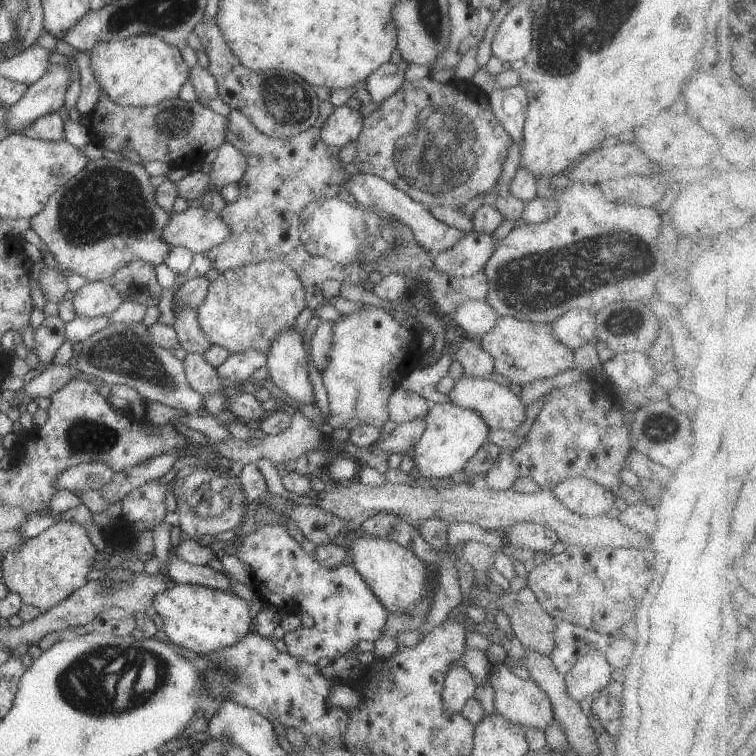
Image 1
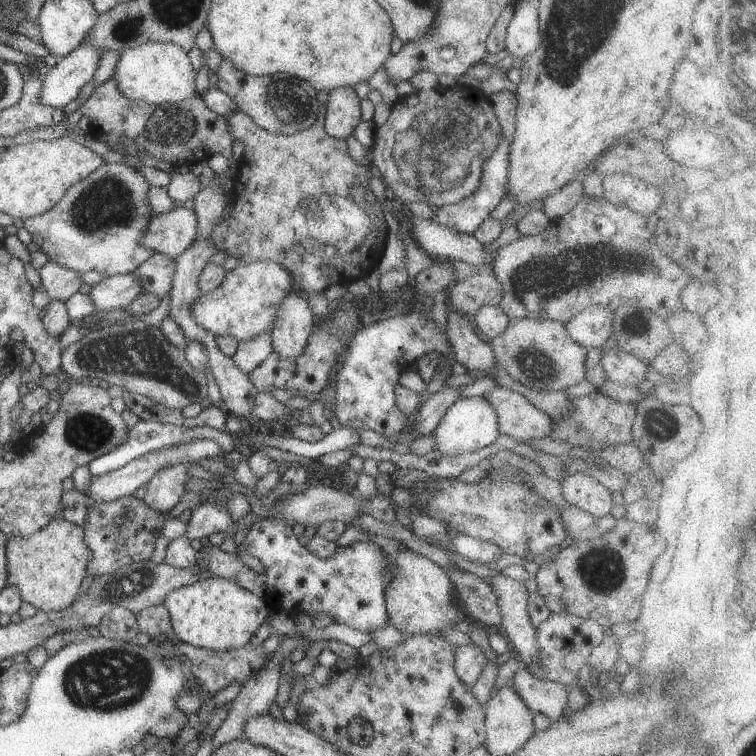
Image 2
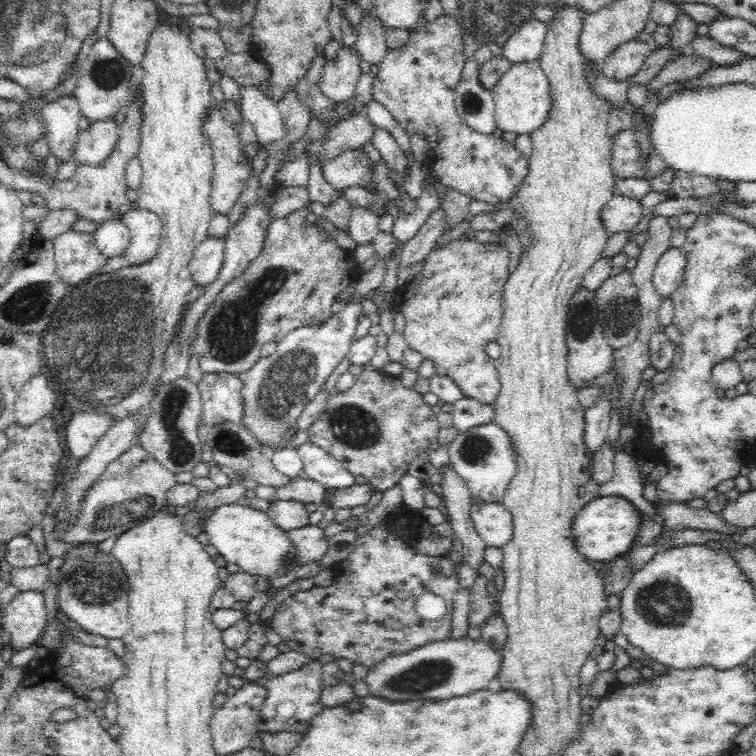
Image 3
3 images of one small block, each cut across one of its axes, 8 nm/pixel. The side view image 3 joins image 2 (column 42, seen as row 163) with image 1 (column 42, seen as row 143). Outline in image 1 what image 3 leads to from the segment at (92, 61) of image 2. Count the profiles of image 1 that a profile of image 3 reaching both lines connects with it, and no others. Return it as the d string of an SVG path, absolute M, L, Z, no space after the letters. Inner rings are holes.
M70 62L67 65L51 64L48 72L45 72L44 76L40 77L40 80L31 84L26 94L8 109L6 128L8 130L22 131L24 128L28 128L32 122L36 122L38 117L60 110L64 105L64 96L71 84L71 71Z

